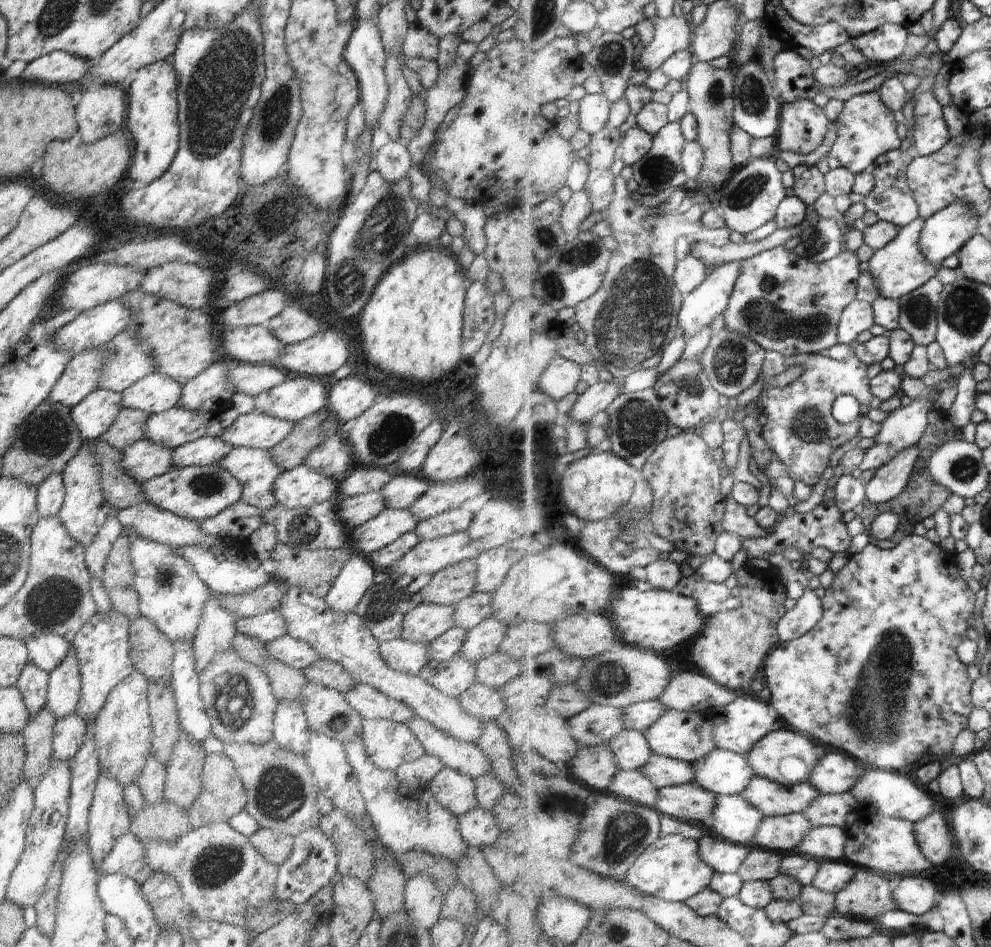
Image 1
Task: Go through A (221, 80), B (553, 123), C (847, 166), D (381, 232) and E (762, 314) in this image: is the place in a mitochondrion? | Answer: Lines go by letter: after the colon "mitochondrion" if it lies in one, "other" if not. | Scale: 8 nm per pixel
A: mitochondrion
B: other
C: other
D: mitochondrion
E: mitochondrion

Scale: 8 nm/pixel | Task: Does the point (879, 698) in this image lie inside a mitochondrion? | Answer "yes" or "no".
yes

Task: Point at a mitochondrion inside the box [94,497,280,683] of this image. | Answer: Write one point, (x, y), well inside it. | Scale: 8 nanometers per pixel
(165, 577)

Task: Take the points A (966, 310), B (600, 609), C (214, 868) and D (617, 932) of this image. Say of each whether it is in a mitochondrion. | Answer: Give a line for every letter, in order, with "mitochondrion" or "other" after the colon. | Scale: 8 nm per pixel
A: mitochondrion
B: other
C: mitochondrion
D: mitochondrion

